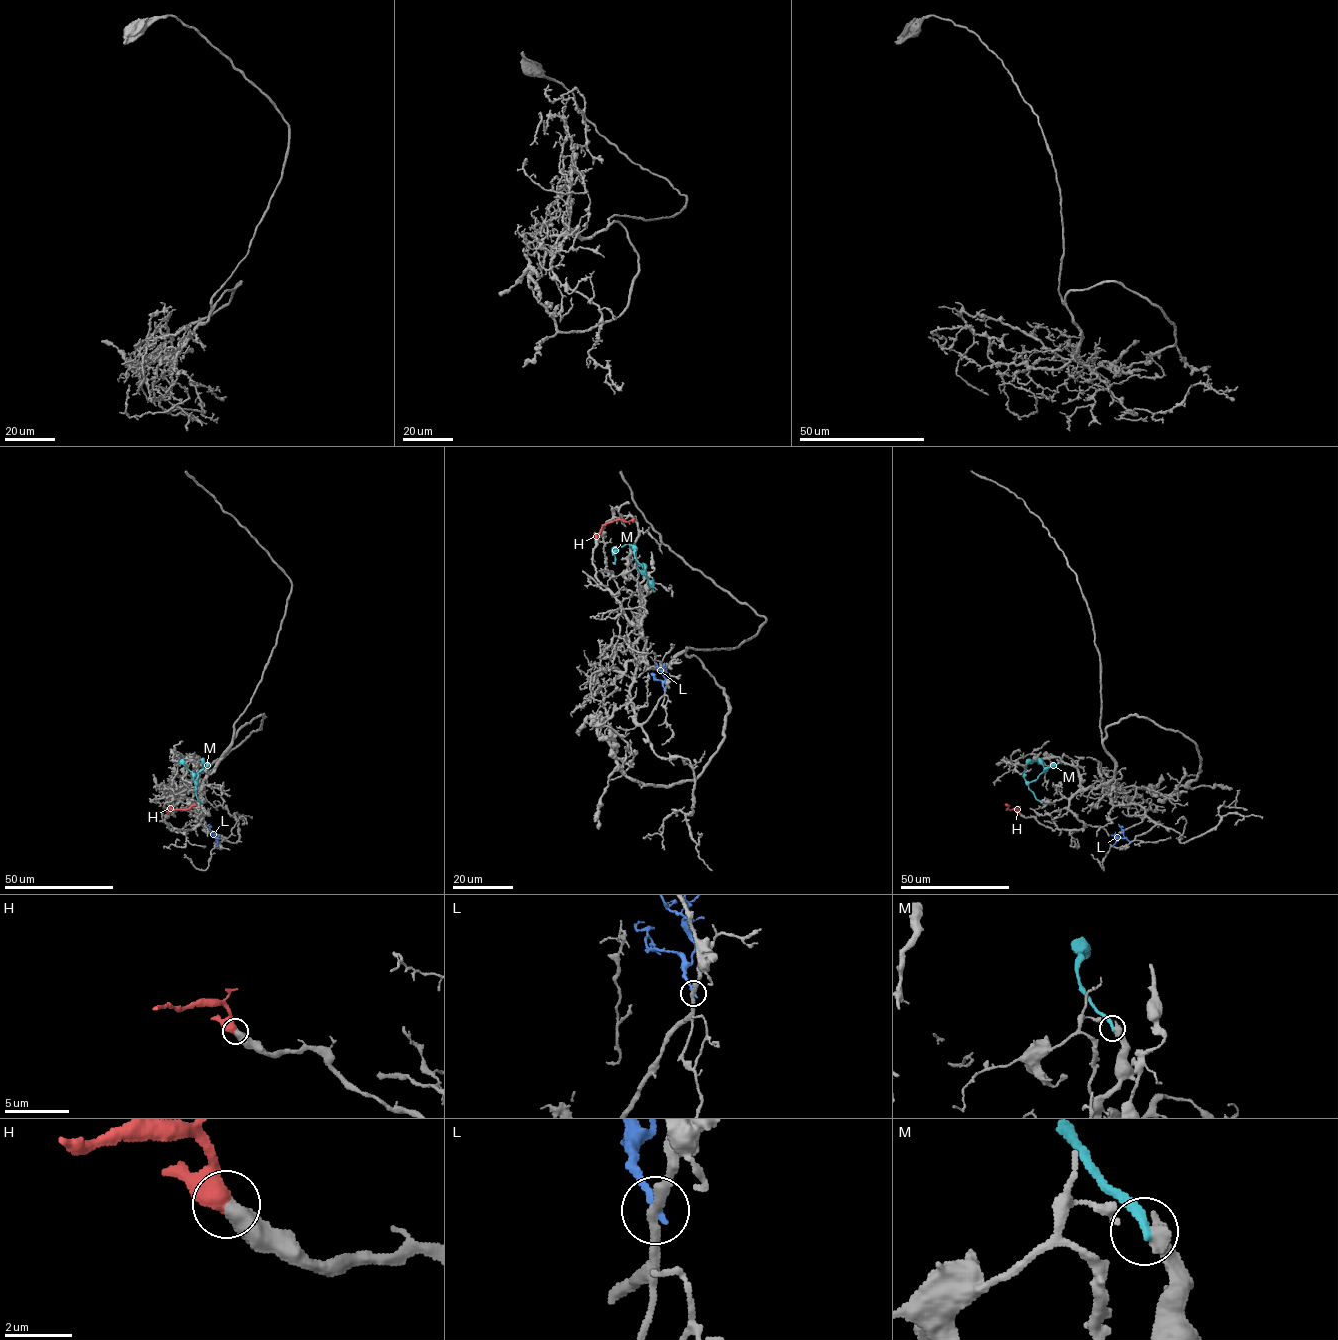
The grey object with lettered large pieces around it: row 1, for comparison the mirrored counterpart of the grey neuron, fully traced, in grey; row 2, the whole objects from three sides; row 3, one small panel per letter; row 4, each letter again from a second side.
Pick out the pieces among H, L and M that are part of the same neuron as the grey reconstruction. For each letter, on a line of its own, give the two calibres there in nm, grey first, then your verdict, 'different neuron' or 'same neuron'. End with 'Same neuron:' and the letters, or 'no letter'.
H: 600 nm thick on the grey side, 600 nm on the other; same neuron
L: 280 nm thick on the grey side, 240 nm on the other; different neuron
M: 650 nm thick on the grey side, 320 nm on the other; different neuron
Same neuron: H

